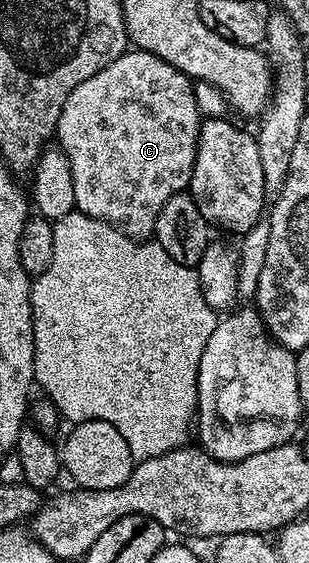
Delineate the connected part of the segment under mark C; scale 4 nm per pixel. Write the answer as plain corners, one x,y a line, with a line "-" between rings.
128,49
117,61
93,73
89,81
81,81
69,93
55,126
54,138
72,171
74,210
94,219
104,219
136,241
147,241
154,236
155,218
165,201
184,194
190,185
201,122
192,86
192,80
173,65
161,61
161,57

